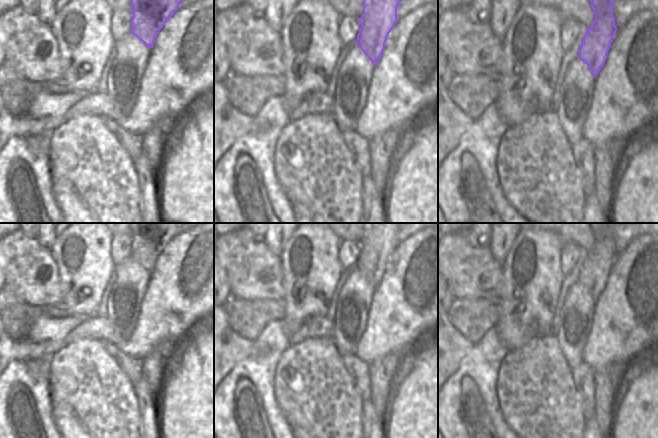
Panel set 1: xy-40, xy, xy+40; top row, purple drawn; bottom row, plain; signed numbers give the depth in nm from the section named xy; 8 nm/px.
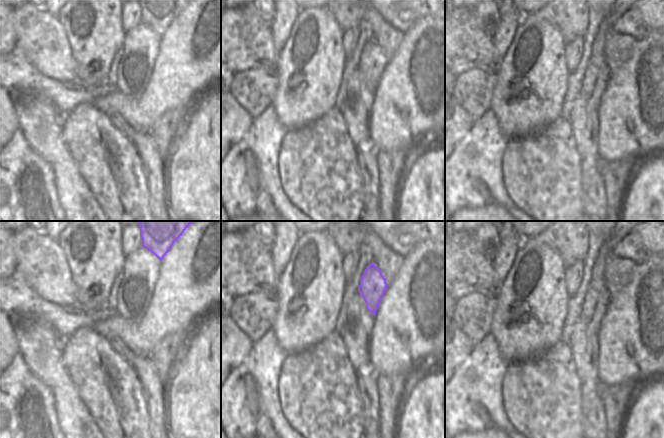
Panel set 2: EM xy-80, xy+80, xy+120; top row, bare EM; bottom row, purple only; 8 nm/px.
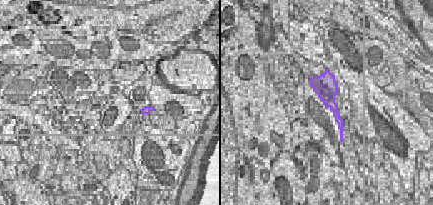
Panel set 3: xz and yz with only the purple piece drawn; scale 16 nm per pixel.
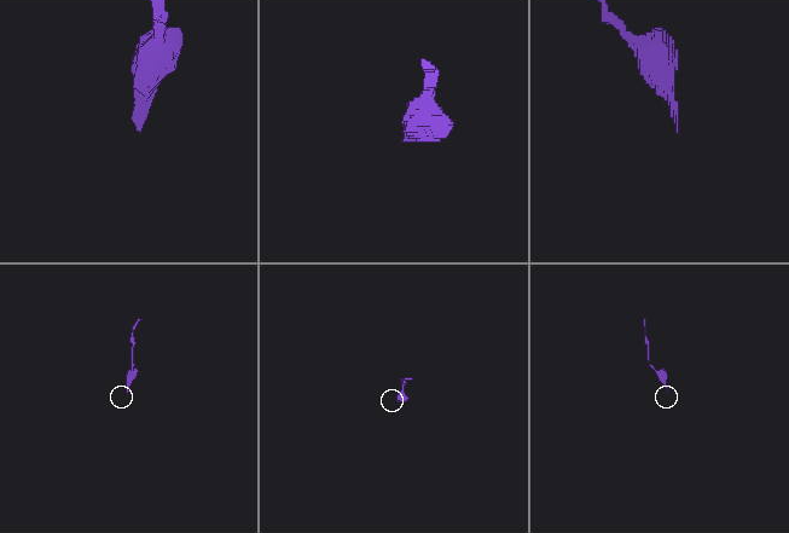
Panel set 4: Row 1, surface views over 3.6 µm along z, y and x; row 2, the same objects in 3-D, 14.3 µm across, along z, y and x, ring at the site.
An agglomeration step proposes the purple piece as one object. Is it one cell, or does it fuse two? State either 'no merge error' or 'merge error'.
merge error

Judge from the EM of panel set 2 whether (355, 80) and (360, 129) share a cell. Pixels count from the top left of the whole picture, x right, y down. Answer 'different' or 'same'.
same

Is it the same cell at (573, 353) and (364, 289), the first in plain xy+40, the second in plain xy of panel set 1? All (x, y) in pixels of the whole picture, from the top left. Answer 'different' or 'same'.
same

